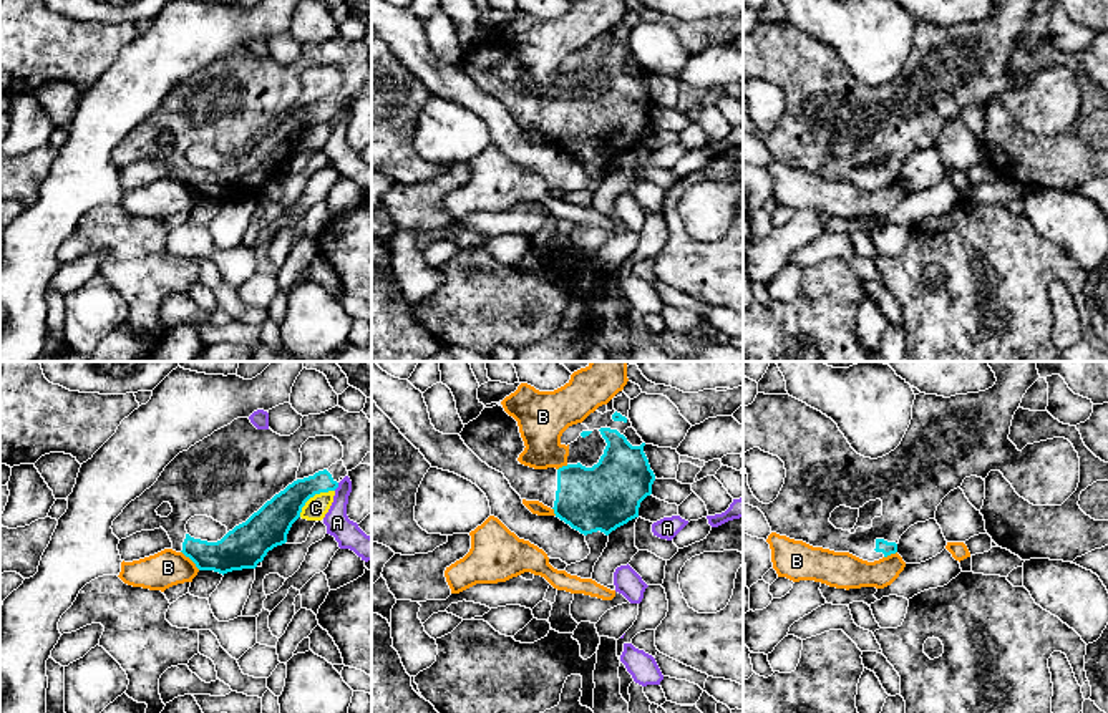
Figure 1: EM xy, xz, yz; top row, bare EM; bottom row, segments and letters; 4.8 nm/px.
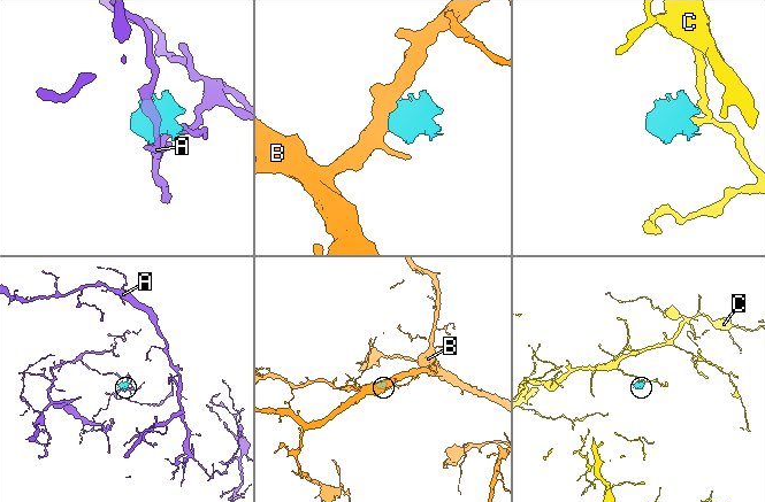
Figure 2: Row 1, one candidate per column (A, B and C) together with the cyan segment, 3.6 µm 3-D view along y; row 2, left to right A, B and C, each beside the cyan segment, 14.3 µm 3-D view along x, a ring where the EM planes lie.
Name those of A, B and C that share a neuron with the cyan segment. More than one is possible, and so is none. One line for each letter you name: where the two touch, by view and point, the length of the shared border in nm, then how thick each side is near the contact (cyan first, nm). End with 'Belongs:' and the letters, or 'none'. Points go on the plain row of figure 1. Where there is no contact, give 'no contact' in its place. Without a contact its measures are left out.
Belongs: none

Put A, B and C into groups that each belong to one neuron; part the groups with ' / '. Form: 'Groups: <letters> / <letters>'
Groups: A / B / C

